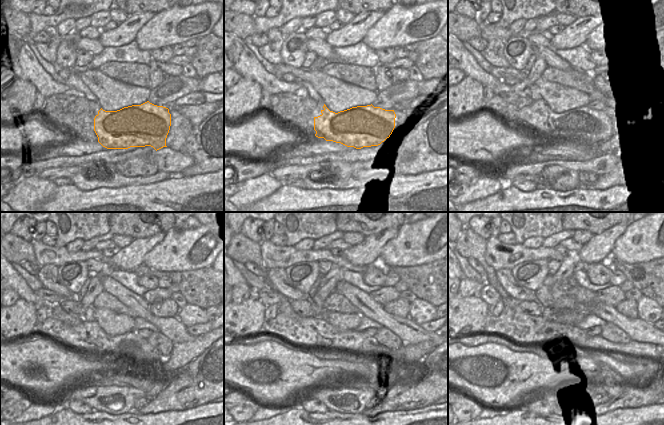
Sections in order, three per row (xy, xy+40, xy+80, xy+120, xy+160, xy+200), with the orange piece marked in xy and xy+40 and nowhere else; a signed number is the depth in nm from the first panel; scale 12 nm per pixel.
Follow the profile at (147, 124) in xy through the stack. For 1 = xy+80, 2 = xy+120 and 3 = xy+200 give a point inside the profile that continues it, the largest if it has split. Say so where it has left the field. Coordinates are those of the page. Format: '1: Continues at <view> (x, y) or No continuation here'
1: Continues at xy+80 (588, 126)
2: Continues at xy+120 (130, 343)
3: Continues at xy+200 (569, 336).

